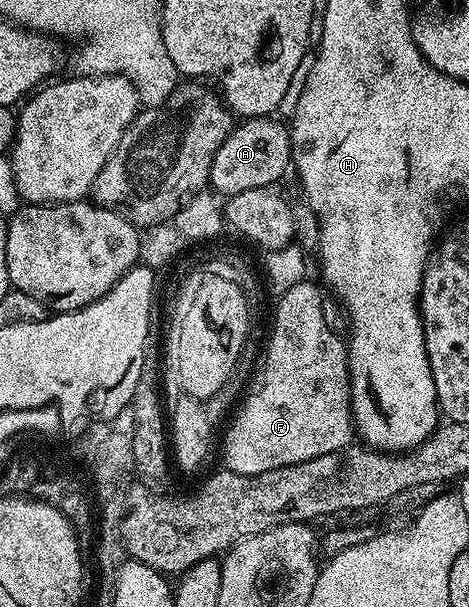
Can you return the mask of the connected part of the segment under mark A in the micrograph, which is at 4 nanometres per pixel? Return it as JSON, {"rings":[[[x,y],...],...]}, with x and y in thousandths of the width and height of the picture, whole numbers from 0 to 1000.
{"rings":[[[535,193],[499,204],[450,269],[446,305],[456,320],[486,328],[510,321],[510,315],[535,315],[535,308],[591,305],[597,292],[618,283],[625,244],[616,239],[616,213],[582,198],[591,196]]]}

